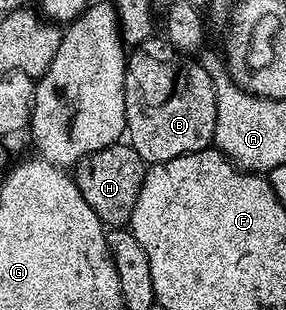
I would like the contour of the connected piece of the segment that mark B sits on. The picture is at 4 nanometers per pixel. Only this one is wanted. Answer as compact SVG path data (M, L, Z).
M151 37L127 52L124 64L126 142L147 165L206 151L213 146L216 86L195 58L171 47L163 37Z

